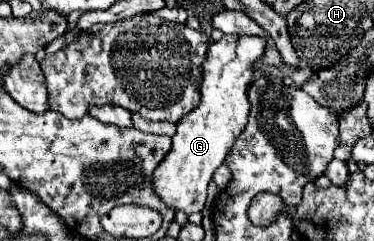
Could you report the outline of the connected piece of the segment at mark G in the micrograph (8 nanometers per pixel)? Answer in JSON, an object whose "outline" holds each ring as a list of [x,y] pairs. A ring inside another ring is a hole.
{"outline":[[[225,34],[219,42],[213,42],[213,48],[209,48],[203,62],[201,102],[177,122],[173,146],[153,172],[153,190],[165,206],[185,214],[201,212],[213,172],[223,164],[237,134],[247,122],[251,108],[247,88],[253,82],[255,62],[263,58],[265,46],[267,40],[263,36]]]}

